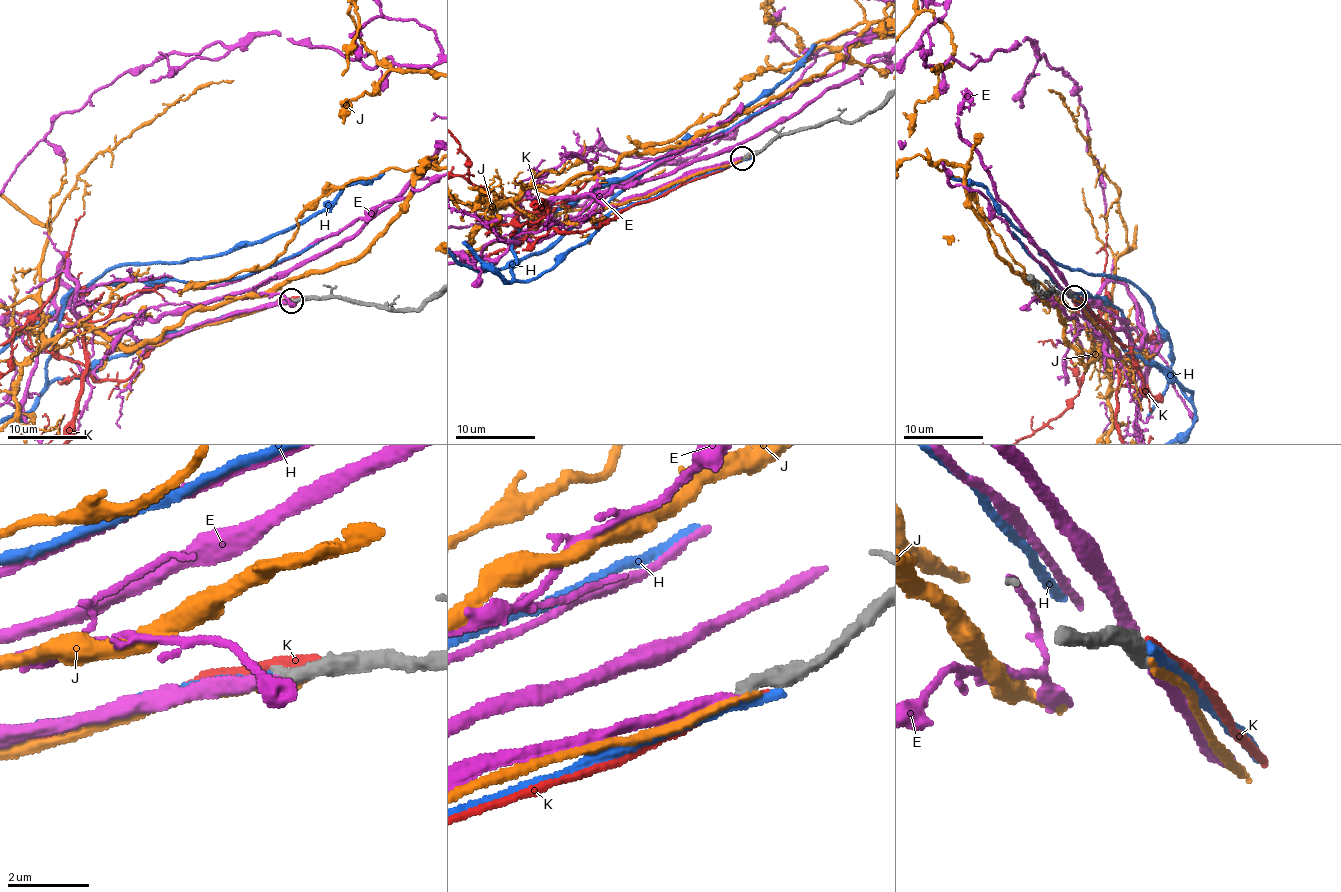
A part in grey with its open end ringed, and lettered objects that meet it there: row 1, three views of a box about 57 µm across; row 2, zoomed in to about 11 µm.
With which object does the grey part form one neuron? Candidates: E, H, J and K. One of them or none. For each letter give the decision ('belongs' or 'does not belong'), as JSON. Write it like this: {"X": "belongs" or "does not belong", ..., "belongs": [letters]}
{"E": "belongs", "H": "does not belong", "J": "does not belong", "K": "does not belong", "belongs": ["E"]}

